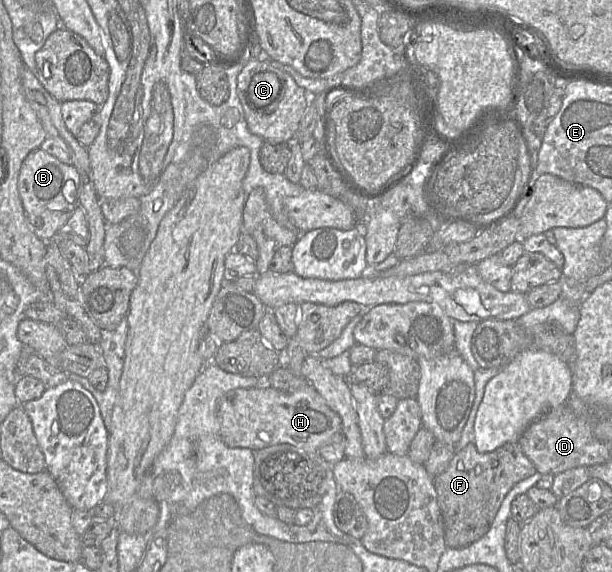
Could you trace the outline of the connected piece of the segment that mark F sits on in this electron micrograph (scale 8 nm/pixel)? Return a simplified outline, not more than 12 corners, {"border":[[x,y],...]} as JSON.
{"border":[[518,442],[455,451],[433,478],[447,546],[484,536],[535,472]]}

